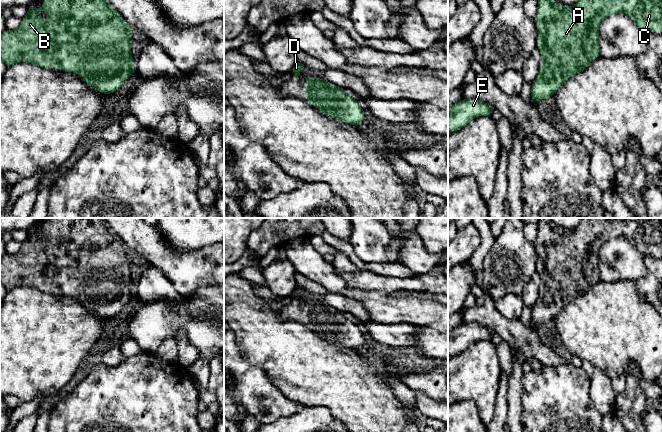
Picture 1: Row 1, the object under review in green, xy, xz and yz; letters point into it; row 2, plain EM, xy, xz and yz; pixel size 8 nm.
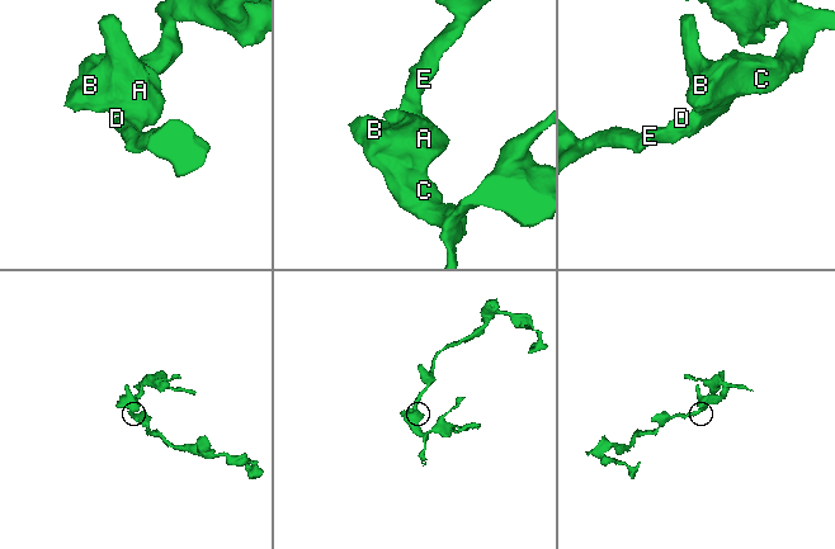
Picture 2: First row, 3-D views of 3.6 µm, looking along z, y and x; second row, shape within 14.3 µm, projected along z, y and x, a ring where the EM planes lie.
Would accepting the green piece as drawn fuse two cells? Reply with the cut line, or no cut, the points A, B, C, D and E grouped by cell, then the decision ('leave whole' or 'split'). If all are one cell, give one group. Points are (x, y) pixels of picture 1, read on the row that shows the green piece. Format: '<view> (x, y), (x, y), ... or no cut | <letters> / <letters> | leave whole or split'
no cut | A B C D E | leave whole

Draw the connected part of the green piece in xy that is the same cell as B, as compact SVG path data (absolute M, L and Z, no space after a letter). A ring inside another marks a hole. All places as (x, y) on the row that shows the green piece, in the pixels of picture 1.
M44 0L40 8L29 5L27 9L20 26L15 30L5 29L0 36L0 60L7 67L27 62L42 68L59 68L64 72L74 72L81 75L89 87L105 95L120 89L127 79L137 73L130 46L134 32L108 0ZM39 9L49 14L46 23L39 16Z

